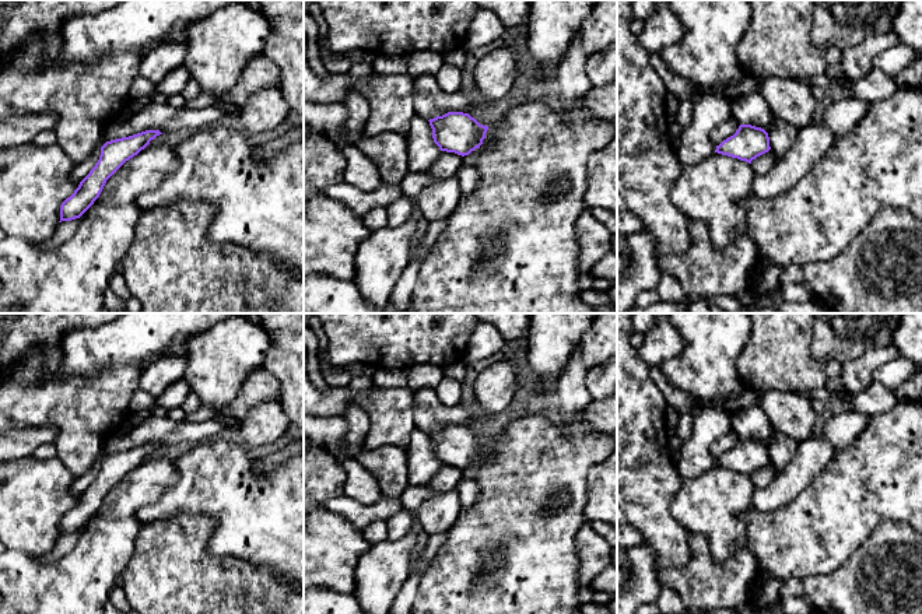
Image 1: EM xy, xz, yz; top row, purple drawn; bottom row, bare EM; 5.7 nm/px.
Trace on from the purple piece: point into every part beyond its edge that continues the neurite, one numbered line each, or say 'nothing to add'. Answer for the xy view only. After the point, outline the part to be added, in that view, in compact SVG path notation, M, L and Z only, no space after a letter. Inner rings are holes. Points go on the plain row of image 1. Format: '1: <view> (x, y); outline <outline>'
nothing to add

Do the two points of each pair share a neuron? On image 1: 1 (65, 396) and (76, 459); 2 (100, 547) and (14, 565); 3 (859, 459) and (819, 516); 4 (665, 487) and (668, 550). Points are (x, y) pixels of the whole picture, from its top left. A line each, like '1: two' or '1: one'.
1: one
2: one
3: one
4: one

